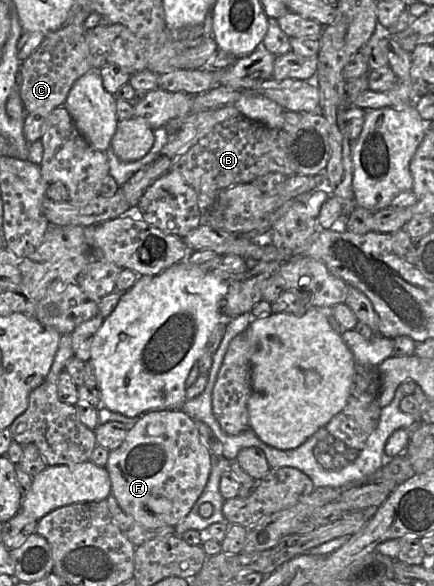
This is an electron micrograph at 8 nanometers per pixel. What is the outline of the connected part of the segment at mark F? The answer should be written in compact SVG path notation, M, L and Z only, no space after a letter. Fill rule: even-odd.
M149 411L138 418L136 423L130 428L123 443L117 449L110 452L105 468L111 481L111 494L115 497L122 510L143 527L156 530L164 526L175 527L189 514L208 482L212 470L212 454L198 431L197 423L184 411Z

